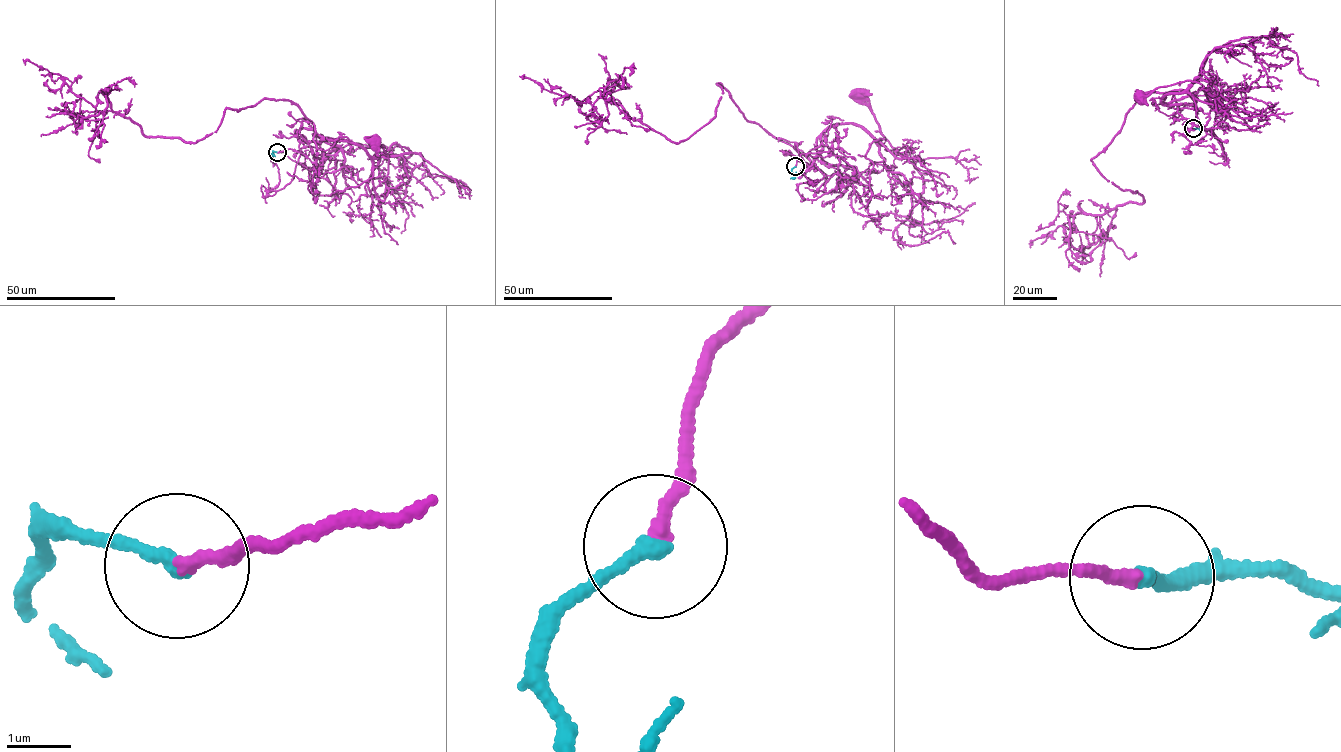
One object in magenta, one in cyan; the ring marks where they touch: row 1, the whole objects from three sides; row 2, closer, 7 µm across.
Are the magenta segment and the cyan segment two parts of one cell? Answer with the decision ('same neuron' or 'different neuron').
same neuron

